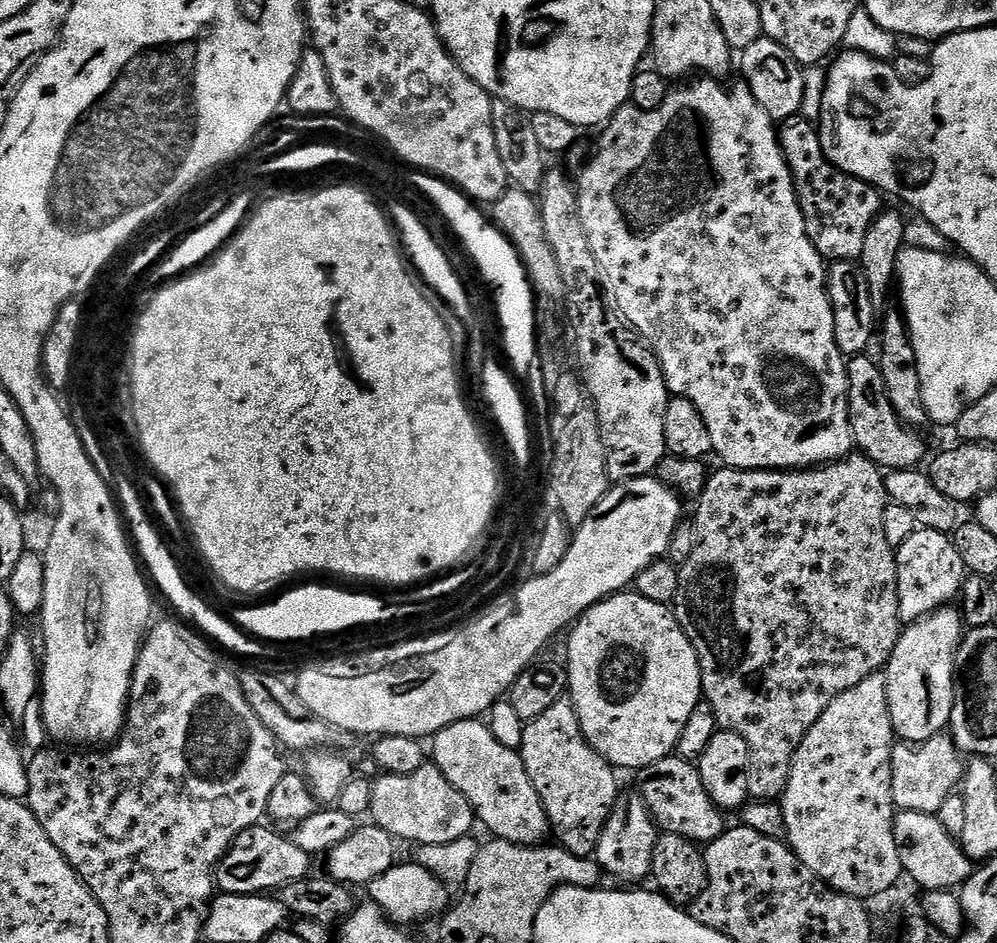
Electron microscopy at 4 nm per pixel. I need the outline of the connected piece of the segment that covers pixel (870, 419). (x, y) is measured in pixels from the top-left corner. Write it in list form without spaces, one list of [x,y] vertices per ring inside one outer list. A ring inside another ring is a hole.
[[[865,354],[851,357],[847,361],[848,417],[852,443],[863,455],[870,457],[881,470],[919,469],[929,455],[928,448],[924,444],[916,444],[915,438],[911,436],[913,433],[900,421],[894,406],[890,406],[886,382],[882,382],[880,365],[870,357],[871,355]]]

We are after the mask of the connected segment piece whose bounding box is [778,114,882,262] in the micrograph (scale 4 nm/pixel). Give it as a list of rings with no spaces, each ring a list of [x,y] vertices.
[[[801,114],[791,116],[779,125],[782,154],[792,171],[798,202],[806,218],[810,242],[828,262],[856,262],[866,242],[866,232],[882,211],[882,193],[872,184],[862,182],[831,164],[824,156],[820,130]]]

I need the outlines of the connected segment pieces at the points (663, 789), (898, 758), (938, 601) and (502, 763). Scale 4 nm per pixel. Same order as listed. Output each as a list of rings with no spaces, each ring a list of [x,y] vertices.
[[[679,758],[659,760],[658,763],[643,769],[642,776],[644,776],[644,781],[638,788],[638,794],[646,802],[657,829],[661,833],[678,835],[704,846],[718,839],[720,833],[725,831],[726,823],[724,824],[723,818],[720,817],[723,815],[706,794],[702,786],[700,769],[695,763]]]
[[[947,735],[915,746],[903,742],[892,749],[892,803],[901,812],[939,813],[948,796],[961,787],[965,761]]]
[[[917,527],[906,542],[896,549],[896,569],[898,570],[898,602],[900,603],[900,618],[905,625],[915,624],[939,608],[951,605],[959,597],[960,590],[966,579],[966,569],[962,562],[962,554],[958,554],[956,541],[949,533]]]
[[[483,719],[459,720],[437,732],[430,756],[436,768],[468,799],[477,821],[484,823],[495,839],[537,846],[549,839],[548,815],[519,751],[502,746]]]

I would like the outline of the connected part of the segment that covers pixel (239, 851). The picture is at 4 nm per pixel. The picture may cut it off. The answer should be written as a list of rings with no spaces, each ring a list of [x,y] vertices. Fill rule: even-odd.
[[[261,822],[242,830],[242,834],[238,834],[233,844],[228,847],[228,853],[220,860],[214,877],[215,887],[221,893],[243,896],[272,894],[290,882],[305,879],[313,871],[313,857],[308,856],[302,846],[295,844],[291,835],[283,836],[266,825],[267,823]]]

